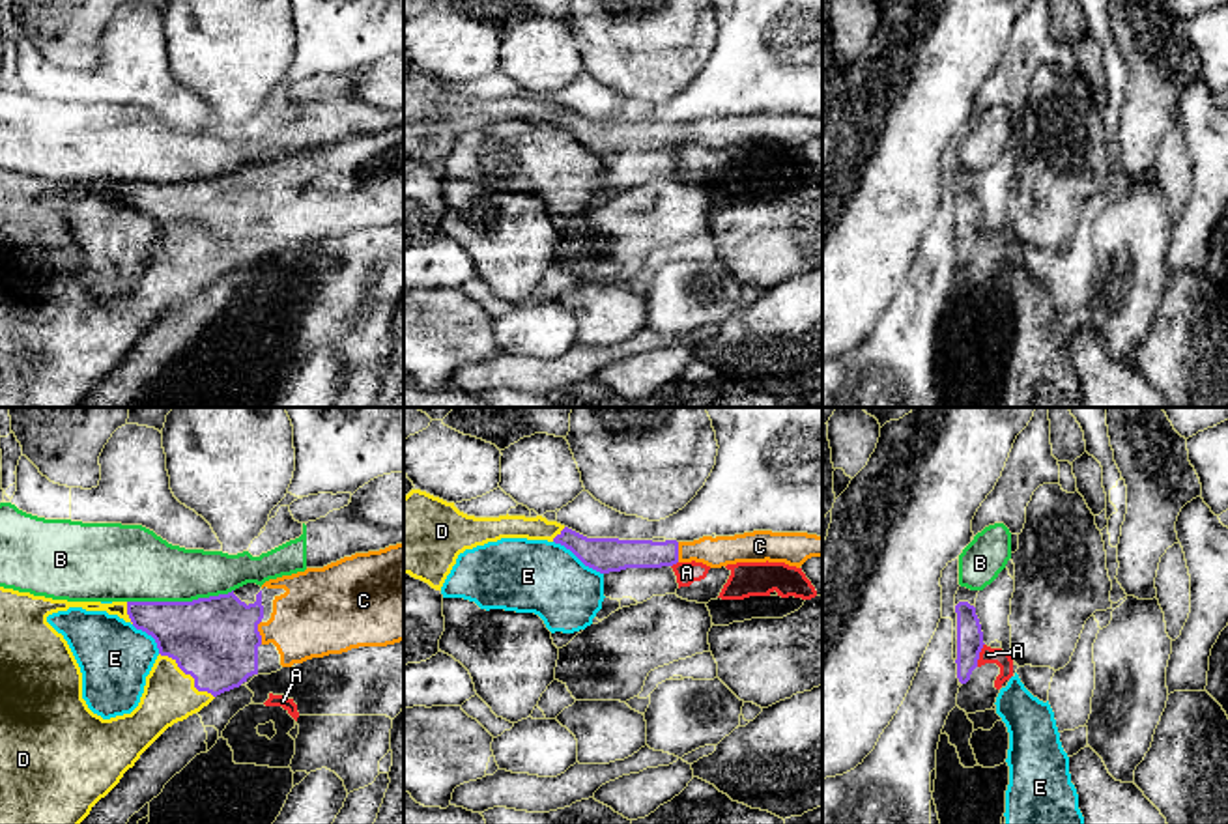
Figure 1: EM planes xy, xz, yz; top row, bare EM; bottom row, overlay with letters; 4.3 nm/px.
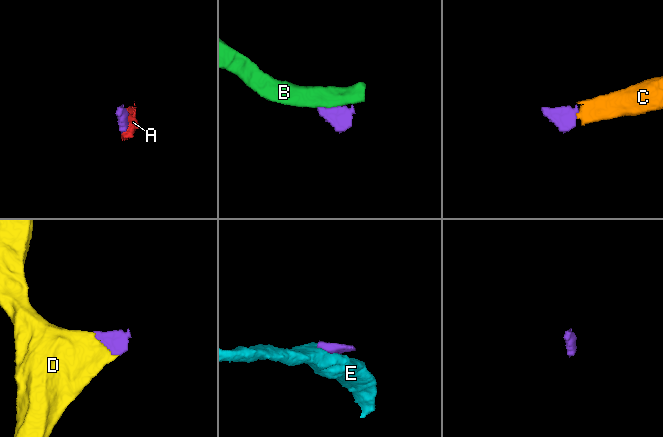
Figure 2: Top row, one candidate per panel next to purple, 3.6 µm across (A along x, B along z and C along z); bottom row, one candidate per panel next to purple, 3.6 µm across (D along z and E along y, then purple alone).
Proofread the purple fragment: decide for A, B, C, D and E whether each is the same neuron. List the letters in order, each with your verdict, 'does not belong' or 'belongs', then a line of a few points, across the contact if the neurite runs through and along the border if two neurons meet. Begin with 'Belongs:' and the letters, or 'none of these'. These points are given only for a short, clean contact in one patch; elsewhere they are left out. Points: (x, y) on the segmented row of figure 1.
Belongs: C, D
A: does not belong; line yz (984, 643), (976, 666)
B: does not belong; line xy (232, 589), (191, 600), (128, 602)
C: belongs; line xy (215, 639), (225, 632), (258, 632), (298, 628), (314, 617)
D: belongs
E: does not belong

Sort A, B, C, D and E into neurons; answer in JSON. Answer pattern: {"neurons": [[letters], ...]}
{"neurons": [["A"], ["B"], ["C", "D"], ["E"]]}

